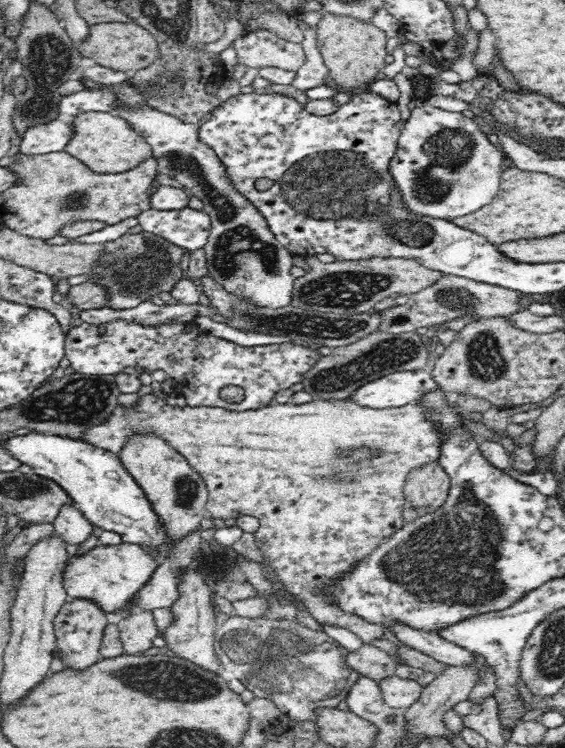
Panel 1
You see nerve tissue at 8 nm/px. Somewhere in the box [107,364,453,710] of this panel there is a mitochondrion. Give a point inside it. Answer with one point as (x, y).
(282, 660)

